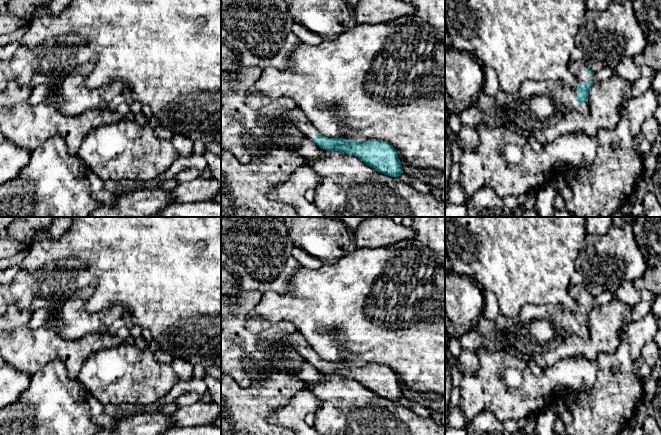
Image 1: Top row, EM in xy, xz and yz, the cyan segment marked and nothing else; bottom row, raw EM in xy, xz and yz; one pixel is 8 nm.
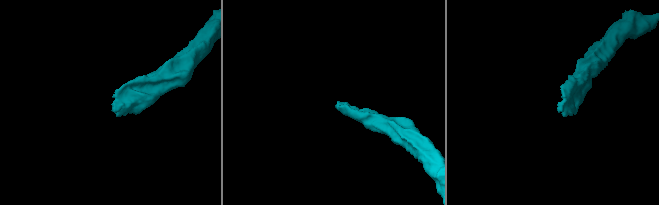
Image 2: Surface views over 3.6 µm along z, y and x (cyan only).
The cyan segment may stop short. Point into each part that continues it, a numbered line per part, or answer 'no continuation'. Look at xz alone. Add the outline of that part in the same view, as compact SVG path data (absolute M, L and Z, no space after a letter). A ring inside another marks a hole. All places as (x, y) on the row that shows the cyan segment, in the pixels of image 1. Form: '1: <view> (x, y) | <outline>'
1: xz (296, 116) | M298 108L286 110L284 116L296 126L307 138L314 140L314 137L319 133L315 126L305 116L305 114Z

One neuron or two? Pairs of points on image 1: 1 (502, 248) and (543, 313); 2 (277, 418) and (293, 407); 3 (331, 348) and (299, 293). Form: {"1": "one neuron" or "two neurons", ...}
{"1": "two neurons", "2": "one neuron", "3": "one neuron"}

